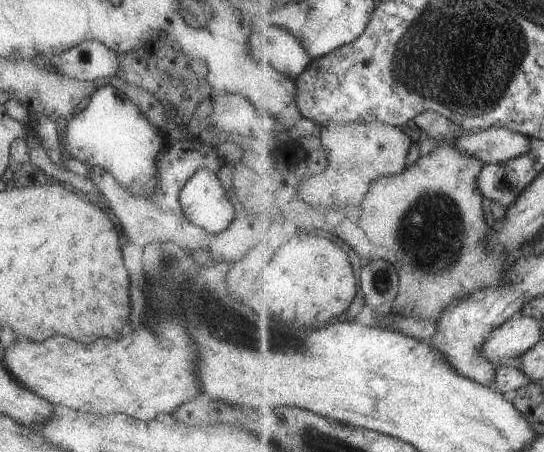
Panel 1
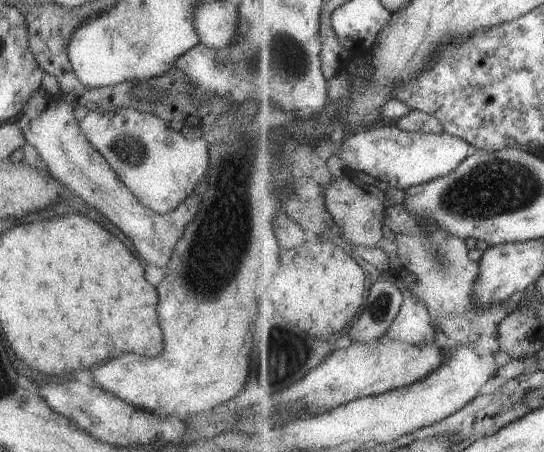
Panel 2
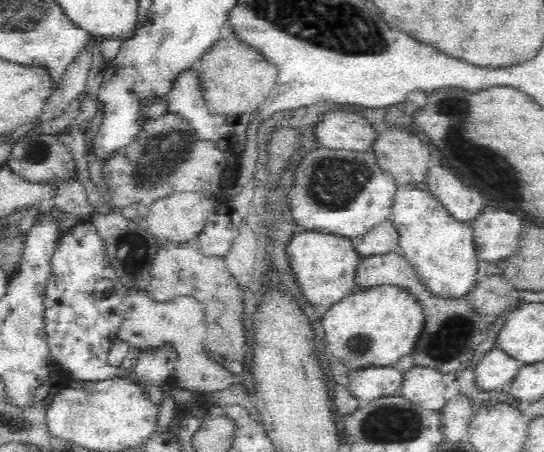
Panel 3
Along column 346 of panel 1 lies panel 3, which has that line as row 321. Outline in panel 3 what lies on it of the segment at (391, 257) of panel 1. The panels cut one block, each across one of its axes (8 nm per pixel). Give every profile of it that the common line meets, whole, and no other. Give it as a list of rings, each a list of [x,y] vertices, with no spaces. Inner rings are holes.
[[[163,241],[153,258],[153,265],[150,270],[150,284],[144,290],[147,297],[154,302],[164,303],[172,301],[174,297],[194,297],[204,305],[207,313],[207,339],[204,343],[204,349],[208,354],[224,356],[230,360],[244,360],[244,324],[243,324],[243,295],[237,280],[229,274],[223,257],[207,257],[198,249],[195,242],[175,243],[172,241]]]

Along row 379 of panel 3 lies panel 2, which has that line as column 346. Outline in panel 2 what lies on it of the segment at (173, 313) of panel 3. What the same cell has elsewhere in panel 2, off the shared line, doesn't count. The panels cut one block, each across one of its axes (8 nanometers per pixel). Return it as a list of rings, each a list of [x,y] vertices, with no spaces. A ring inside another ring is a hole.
[[[344,176],[344,178],[335,178],[326,188],[326,206],[330,214],[334,217],[337,229],[342,232],[342,236],[350,240],[352,244],[363,247],[374,248],[384,236],[384,219],[386,216],[387,206],[385,206],[385,192],[377,190],[374,186],[363,186],[355,182],[353,178]]]

